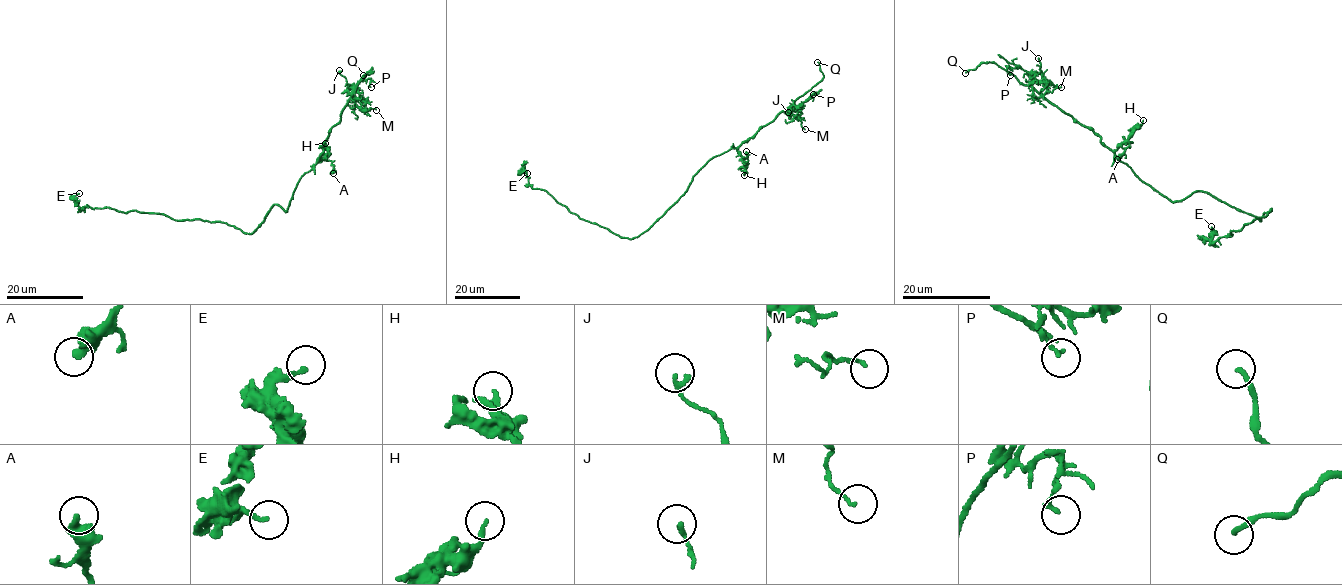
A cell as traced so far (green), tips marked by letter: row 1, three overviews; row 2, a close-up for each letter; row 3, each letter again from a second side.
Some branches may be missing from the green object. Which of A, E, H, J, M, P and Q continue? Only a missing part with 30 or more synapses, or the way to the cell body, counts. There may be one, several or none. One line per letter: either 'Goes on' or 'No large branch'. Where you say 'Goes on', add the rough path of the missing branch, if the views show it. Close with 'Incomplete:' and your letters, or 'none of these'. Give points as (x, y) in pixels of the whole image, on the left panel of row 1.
A: No large branch
E: No large branch
H: No large branch
J: No large branch
M: No large branch
P: No large branch
Q: Goes on. Course of what is missing: (363, 75), (347, 68), (326, 37), (297, 6)
Incomplete: Q

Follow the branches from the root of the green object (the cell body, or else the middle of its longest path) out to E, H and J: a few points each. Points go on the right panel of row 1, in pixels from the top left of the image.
E: (1205, 193), (1255, 216), (1272, 211), (1212, 242), (1211, 226)
H: (1205, 193), (1196, 190), (1181, 200), (1170, 202), (1116, 156), (1118, 147), (1143, 120)
J: (1205, 193), (1196, 190), (1170, 202), (1149, 186), (1091, 130), (1034, 88), (1031, 84), (1041, 79), (1038, 58)

